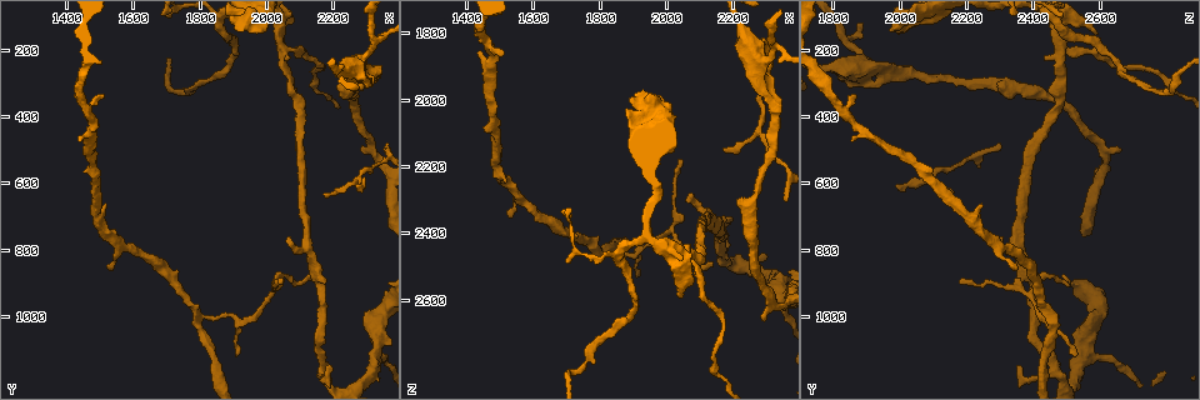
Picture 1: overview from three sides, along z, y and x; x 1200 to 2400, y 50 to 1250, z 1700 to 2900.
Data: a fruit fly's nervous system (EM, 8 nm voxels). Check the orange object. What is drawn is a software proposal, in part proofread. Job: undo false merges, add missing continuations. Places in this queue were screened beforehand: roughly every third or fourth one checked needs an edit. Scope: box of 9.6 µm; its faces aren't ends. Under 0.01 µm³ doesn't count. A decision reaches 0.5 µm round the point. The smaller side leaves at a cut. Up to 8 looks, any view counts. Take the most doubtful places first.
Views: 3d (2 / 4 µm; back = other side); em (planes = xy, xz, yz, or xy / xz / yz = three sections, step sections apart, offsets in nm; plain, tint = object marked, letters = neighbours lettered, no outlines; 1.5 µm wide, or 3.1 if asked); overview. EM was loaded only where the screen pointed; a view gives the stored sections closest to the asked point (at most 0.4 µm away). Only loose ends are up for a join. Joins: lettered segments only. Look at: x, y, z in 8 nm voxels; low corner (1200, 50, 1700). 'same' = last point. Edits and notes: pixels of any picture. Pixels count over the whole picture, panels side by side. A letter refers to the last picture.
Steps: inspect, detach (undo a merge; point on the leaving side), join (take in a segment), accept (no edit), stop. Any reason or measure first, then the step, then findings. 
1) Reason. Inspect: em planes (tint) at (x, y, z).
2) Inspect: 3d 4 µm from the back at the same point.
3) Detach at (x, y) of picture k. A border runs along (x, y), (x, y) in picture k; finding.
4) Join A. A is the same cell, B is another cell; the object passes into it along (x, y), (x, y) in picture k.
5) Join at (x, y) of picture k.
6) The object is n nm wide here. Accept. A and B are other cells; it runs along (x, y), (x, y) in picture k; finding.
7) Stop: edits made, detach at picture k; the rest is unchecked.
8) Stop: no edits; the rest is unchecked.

Three-way junction. Inspect: em xz step 4 (tint) at (2040, 190, 2490).

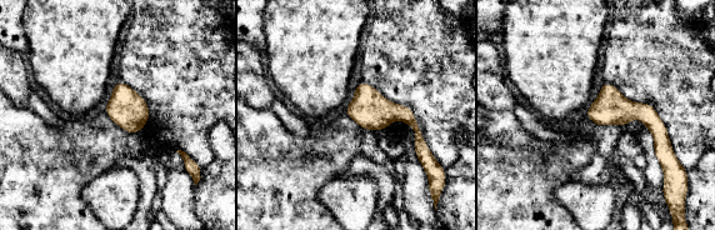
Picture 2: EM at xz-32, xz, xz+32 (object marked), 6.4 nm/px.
Cut it another way. Inspect: em xy step 4 (tint) at the same point.

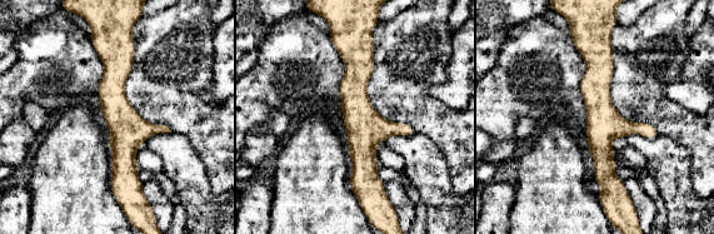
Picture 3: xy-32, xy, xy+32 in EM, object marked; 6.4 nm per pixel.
Inspect: em xy step 4 (letters) at the same point.

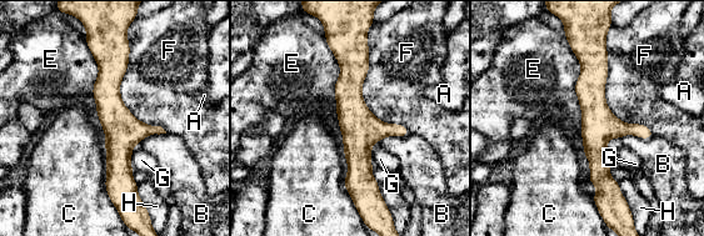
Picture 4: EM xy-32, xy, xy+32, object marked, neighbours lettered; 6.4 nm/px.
The longest contact is with F, 700 nm. Accept. A, B, C, E, F, G and H are other cells; a border runs along (565, 36), (580, 65), (579, 129) in picture 4; one neuron here.

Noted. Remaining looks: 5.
Three arms meet. Inspect: 3d 2 µm at (1790, 1010, 2460).

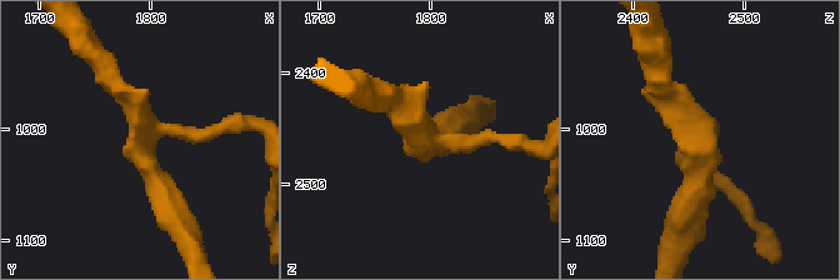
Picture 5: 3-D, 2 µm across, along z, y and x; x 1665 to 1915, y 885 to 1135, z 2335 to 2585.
3 arms meet here; need the tissue. Inspect: em xy step 8 (letters) at (1796, 1002, 2458).

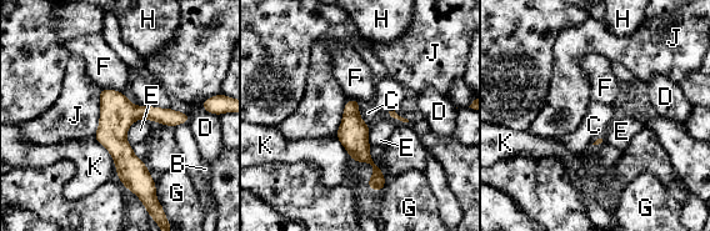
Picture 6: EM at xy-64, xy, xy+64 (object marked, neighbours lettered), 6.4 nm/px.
Accept. B, C, D, E, F, G, H, J and K are other cells; it runs along (101, 91), (133, 187) in picture 6; continuous, no second neuron.

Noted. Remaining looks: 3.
Inspect: 3d 2 µm at (2220, 250, 1780).

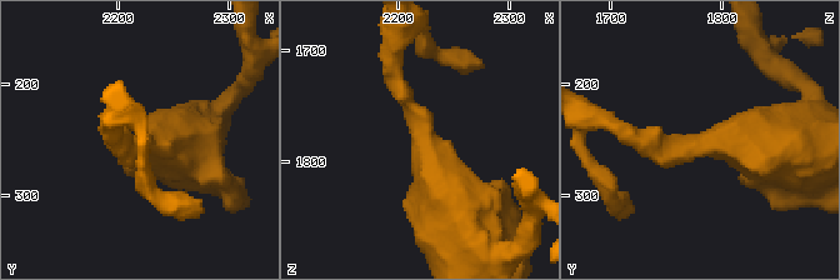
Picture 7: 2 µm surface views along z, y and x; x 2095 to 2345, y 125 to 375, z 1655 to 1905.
Inspect: em planes (letters) at (2224, 256, 1780).

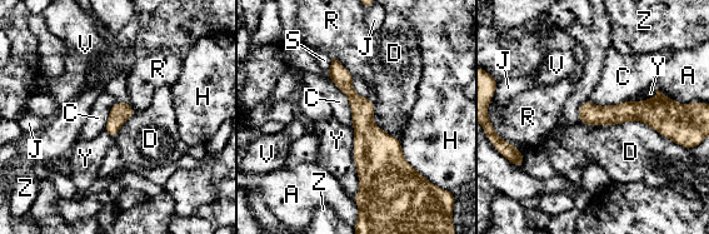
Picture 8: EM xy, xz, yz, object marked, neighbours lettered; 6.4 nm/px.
Accept. A, C, D, H, J, R, S, V, Y and Z are other cells; it runs along (338, 68), (369, 139), (363, 210) in picture 8; all the same neuron.

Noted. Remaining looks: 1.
Stop: no edits; the rest is unchecked.

